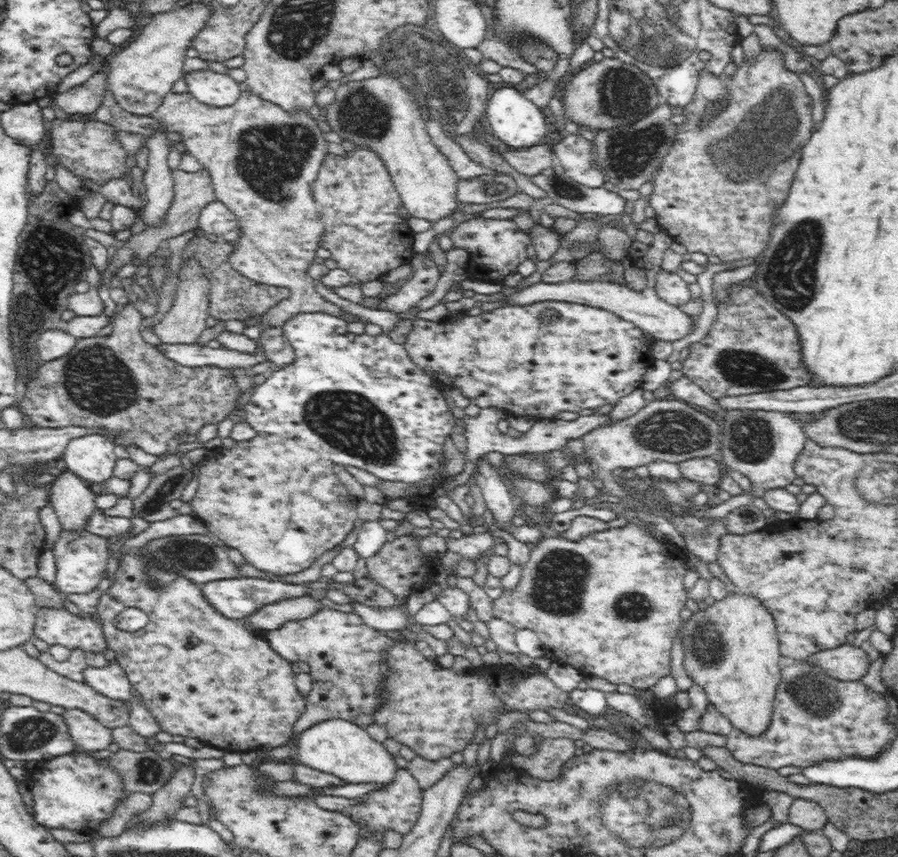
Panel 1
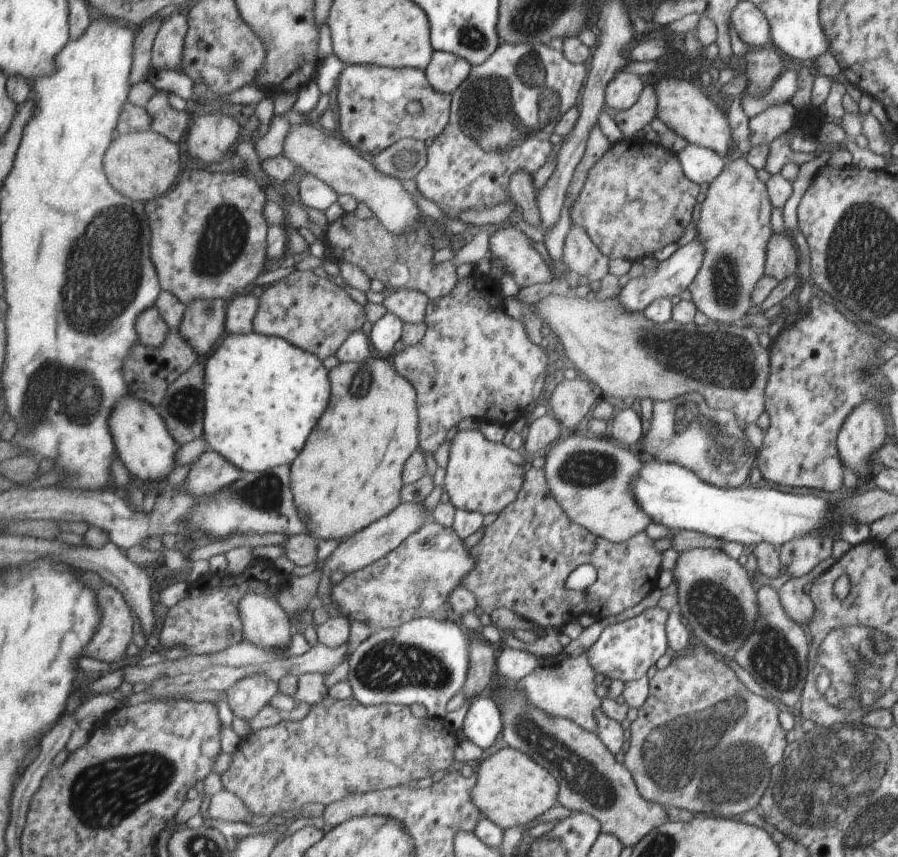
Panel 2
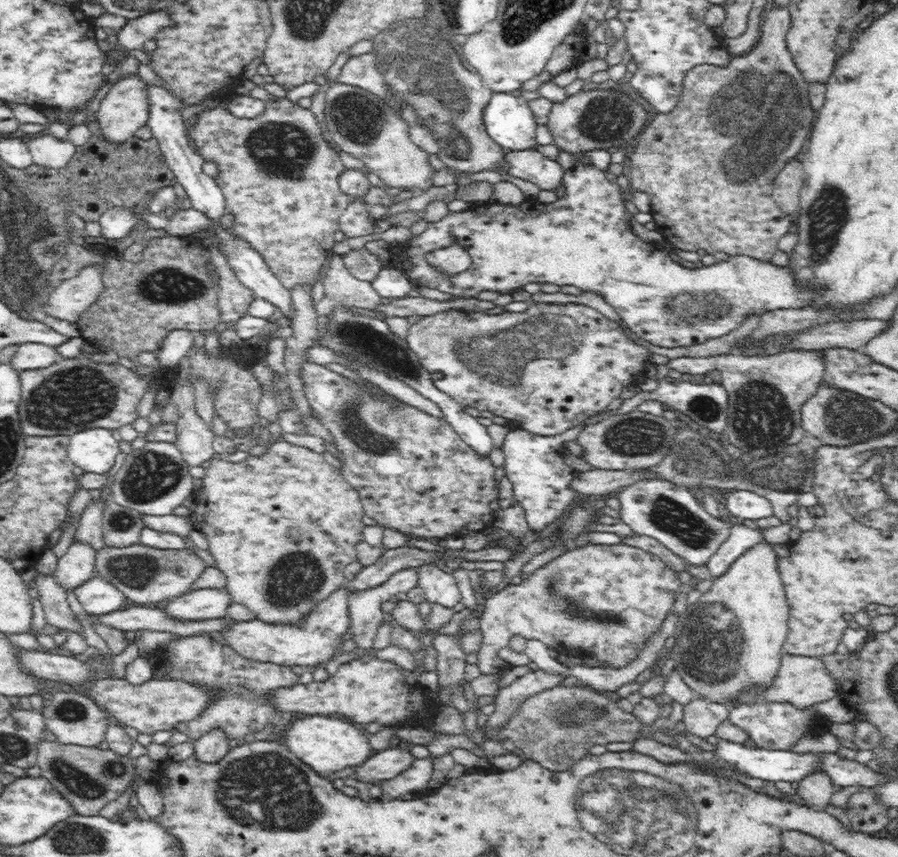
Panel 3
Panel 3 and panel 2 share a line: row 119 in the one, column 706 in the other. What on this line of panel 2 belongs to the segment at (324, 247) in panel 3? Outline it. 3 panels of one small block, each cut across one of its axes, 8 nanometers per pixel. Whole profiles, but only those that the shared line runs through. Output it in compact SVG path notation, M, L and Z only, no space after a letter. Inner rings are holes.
M743 157L735 161L725 161L719 175L703 193L701 213L695 226L697 230L695 239L704 244L705 253L696 278L687 289L691 294L692 304L697 311L707 317L708 322L722 324L741 322L741 316L749 308L749 292L752 292L763 274L763 258L767 258L766 250L772 236L770 229L772 206L767 188L757 178L756 171Z

